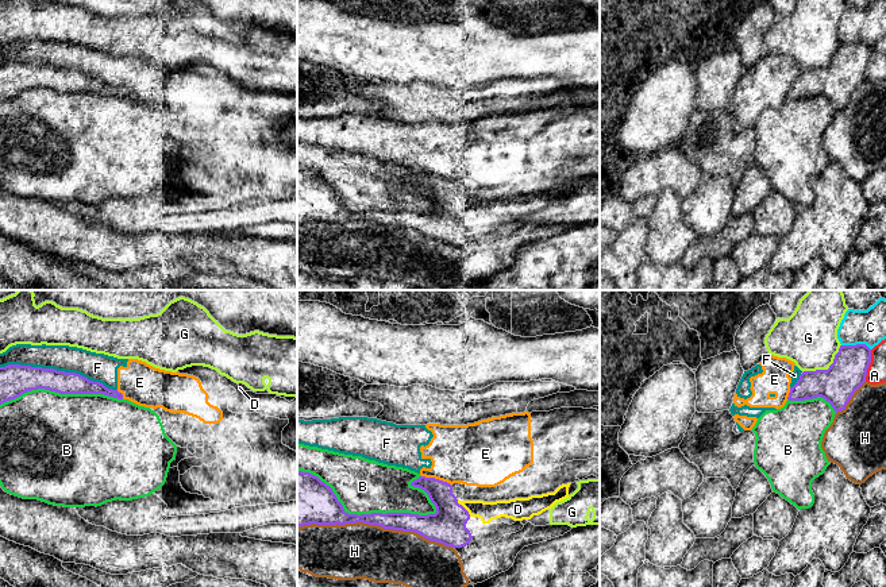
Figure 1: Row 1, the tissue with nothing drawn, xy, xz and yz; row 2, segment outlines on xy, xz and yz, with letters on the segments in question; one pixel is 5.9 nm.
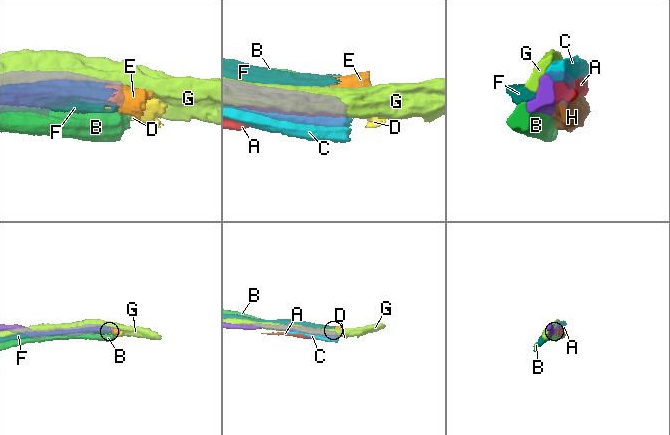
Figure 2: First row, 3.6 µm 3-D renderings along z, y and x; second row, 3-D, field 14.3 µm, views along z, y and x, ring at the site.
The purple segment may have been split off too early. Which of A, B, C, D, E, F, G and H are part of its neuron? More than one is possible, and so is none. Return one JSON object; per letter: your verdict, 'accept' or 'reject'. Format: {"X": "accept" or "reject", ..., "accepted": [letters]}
{"A": "reject", "B": "reject", "C": "reject", "D": "accept", "E": "reject", "F": "reject", "G": "reject", "H": "reject", "accepted": ["D"]}

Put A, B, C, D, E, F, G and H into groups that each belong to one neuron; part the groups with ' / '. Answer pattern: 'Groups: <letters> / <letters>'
Groups: A / B / C / D / E F / G / H

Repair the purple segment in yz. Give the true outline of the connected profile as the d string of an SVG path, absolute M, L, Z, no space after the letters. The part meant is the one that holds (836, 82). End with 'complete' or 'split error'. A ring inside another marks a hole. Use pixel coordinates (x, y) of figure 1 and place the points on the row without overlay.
M866 42L840 43L829 66L804 69L790 85L787 97L805 99L821 94L836 111L841 109L866 80L870 61L871 47Z; complete

